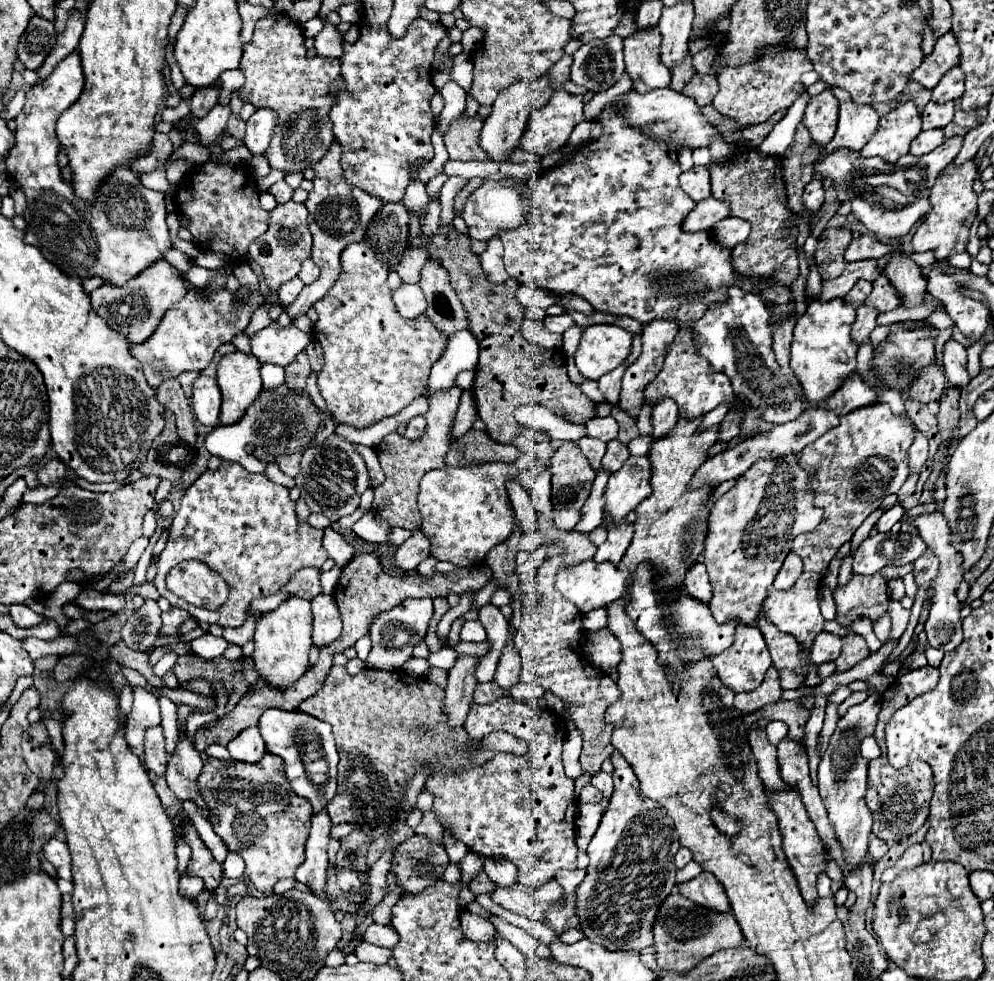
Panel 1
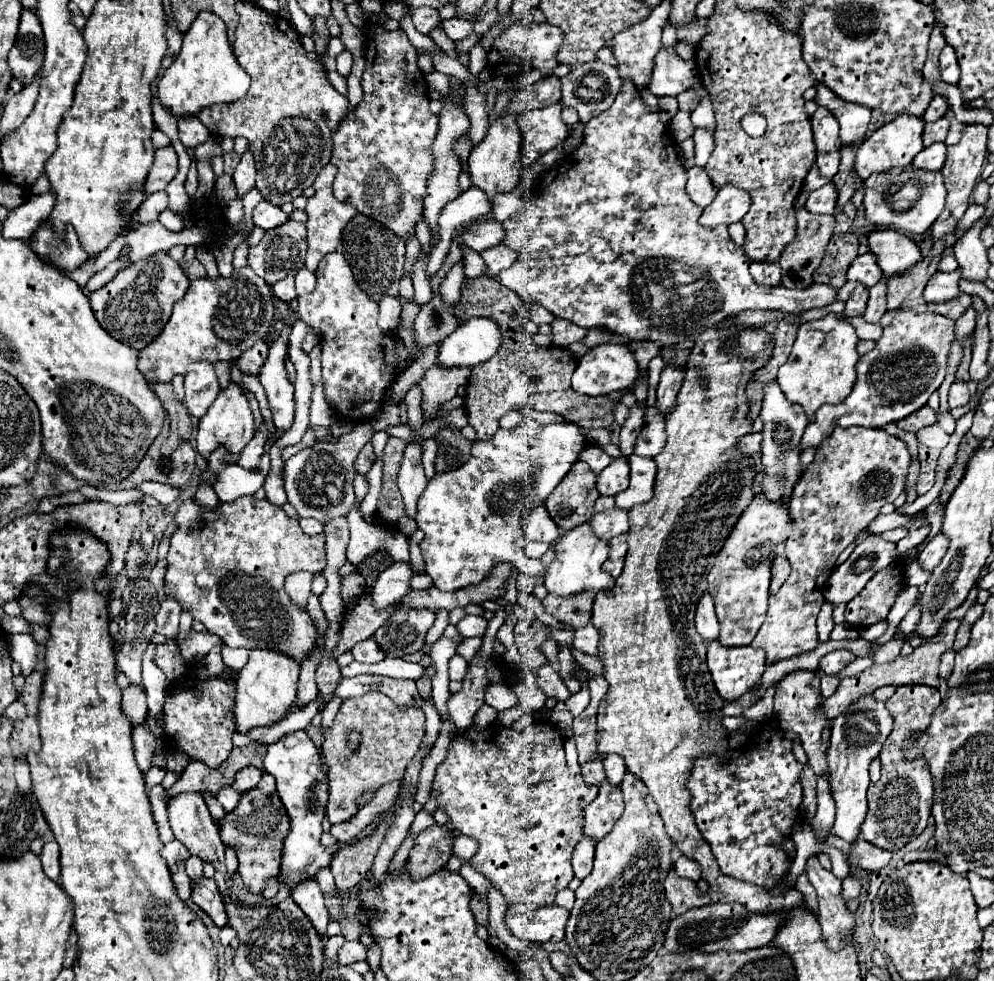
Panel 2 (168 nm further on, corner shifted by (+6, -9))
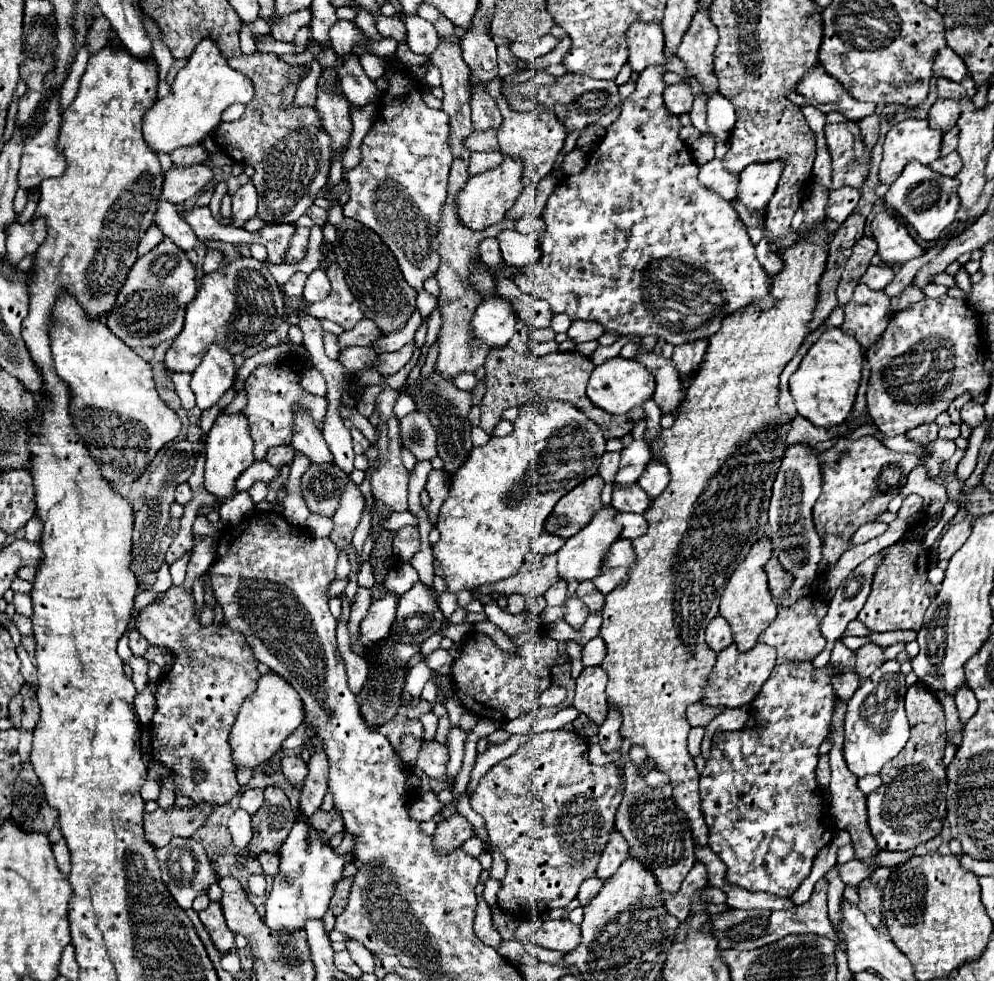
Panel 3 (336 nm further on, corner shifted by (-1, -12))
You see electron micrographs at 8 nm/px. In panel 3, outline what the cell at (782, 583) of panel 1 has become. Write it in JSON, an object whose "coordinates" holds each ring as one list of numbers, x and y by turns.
{"coordinates":[[769,558,769,562,765,564,765,572,769,576,769,590,773,598,779,598,787,590,787,586,793,582,793,578,781,568,777,558]]}

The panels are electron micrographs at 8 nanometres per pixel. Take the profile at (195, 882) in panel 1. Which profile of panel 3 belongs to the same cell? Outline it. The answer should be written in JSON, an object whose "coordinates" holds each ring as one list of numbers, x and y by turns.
{"coordinates":[[193,838,171,840,165,848,157,850,157,860,159,860,161,872,163,872,161,880,169,888,169,892,175,898,175,902,179,904,179,908,183,908,183,910,189,910,197,896,201,896,203,892,209,890,209,886,219,882,219,874,215,872,213,862,209,860,203,846,199,842,195,842]]}

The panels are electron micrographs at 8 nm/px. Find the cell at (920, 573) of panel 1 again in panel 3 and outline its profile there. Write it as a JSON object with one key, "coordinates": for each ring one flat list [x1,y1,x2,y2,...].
{"coordinates":[[967,518,963,522,959,522,959,524,953,524,945,532,945,536,941,538,941,544,939,544,939,564,941,564,943,570,945,570,947,562,949,562,949,558,965,544,969,534,971,534,971,522]]}

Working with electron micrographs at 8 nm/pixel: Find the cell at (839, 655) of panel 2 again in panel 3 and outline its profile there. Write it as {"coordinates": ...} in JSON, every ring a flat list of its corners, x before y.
{"coordinates":[[869,642,869,644,861,646,857,650,857,656,855,658,857,658,857,672,863,678,867,678,871,672,875,672,885,662,883,648,877,646,875,642]]}

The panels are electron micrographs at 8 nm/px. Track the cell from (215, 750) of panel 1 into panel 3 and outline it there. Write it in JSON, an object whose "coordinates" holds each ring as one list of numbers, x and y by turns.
{"coordinates":[[235,810,235,814,229,818,229,832,233,836,233,844,237,850,245,850,251,836,253,836,253,830,251,830,251,816,247,812,241,812]]}

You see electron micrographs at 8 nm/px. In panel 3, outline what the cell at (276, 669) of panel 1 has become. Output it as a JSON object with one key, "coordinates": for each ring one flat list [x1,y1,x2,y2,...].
{"coordinates":[[269,672,259,678,257,690,245,700,237,722,231,728,229,734,229,746,233,750,233,766,239,768,257,768,259,764,267,762,283,744,287,736,291,736,301,726,301,700,297,692,293,692,291,684,287,680,281,680,281,676]]}

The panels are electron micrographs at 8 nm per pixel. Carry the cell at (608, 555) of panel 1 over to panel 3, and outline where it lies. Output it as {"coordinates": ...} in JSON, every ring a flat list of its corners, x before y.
{"coordinates":[[617,540,611,544,607,550,603,564,601,564,601,574,597,576,595,588,601,594,609,594,633,568,635,564,635,552,629,540]]}

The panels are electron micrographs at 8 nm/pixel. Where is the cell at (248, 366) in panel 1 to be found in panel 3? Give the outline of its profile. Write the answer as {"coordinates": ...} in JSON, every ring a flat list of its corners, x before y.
{"coordinates":[[221,414,209,436,207,436,207,446,205,446,205,490,217,500,227,500,237,494,235,482,241,476,243,470,247,470,255,458,253,458,253,440,249,436,249,426,245,424,245,416,239,414]]}

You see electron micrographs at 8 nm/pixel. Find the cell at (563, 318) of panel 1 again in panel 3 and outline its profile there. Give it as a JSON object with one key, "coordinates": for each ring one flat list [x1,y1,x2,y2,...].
{"coordinates":[[575,320,569,328,569,338,573,342,589,342,589,340,597,340,601,334,605,334,603,324,597,322,585,322,585,320]]}

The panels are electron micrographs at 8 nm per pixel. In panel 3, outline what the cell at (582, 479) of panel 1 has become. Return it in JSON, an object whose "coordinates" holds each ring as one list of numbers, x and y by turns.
{"coordinates":[[591,476,589,480,573,488,573,492,567,492,553,508,551,516,545,520,543,530,567,540,581,528,585,528,585,524,589,524,589,520,593,518,593,512,601,508,603,484,605,482,599,476]]}

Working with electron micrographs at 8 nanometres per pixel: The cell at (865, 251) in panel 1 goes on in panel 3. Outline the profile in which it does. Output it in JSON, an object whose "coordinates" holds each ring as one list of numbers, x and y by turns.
{"coordinates":[[869,266,865,276,861,278,861,282,867,284,871,290,883,290,891,280,893,280,893,270,881,266]]}

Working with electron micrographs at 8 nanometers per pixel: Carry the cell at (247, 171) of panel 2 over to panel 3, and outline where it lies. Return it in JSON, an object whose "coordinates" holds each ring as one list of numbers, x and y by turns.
{"coordinates":[[249,182,233,194,233,208,231,208,233,226,243,228,245,222,251,220,255,214,257,214,257,190]]}

